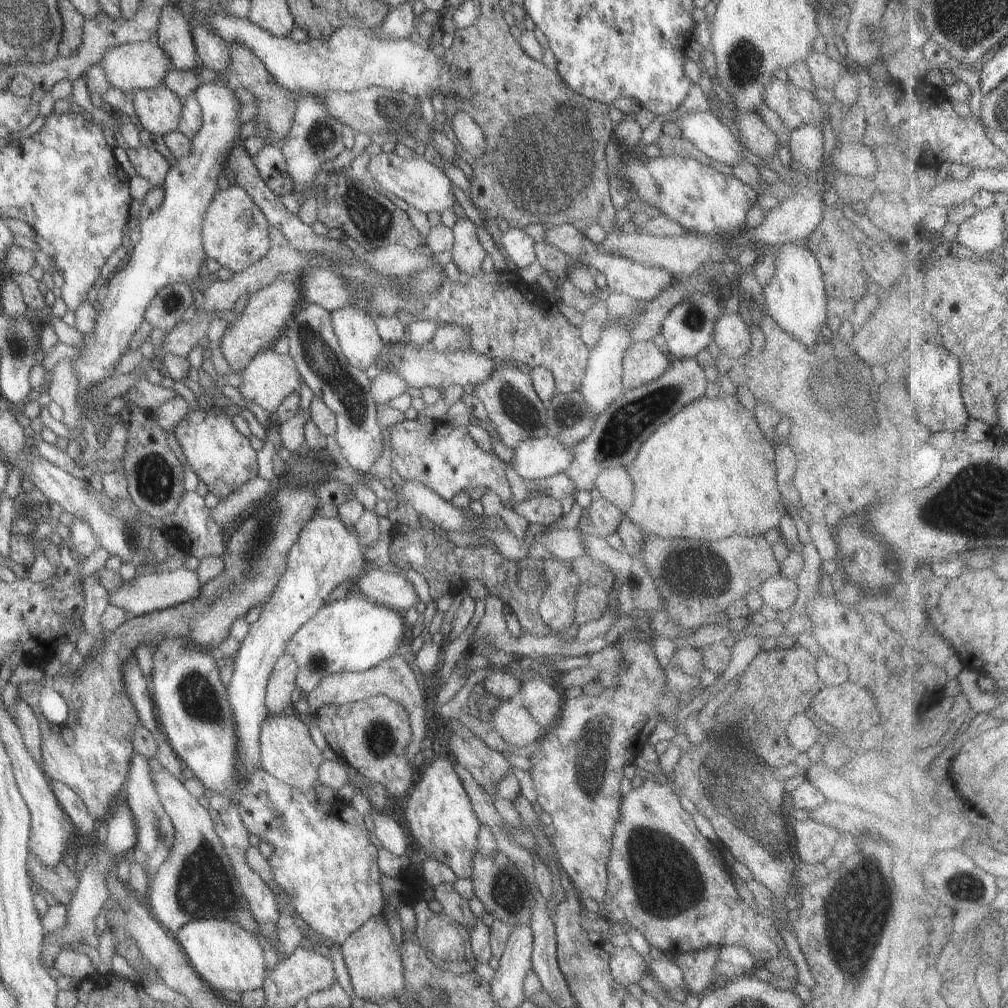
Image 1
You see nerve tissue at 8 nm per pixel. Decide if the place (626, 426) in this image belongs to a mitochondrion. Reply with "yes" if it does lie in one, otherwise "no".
yes

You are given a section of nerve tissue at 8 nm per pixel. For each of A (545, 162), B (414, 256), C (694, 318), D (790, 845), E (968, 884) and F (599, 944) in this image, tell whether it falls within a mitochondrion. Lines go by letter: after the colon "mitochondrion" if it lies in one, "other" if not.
A: mitochondrion
B: other
C: mitochondrion
D: other
E: mitochondrion
F: other

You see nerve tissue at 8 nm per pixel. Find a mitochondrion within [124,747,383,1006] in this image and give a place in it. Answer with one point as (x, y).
(203, 887)

